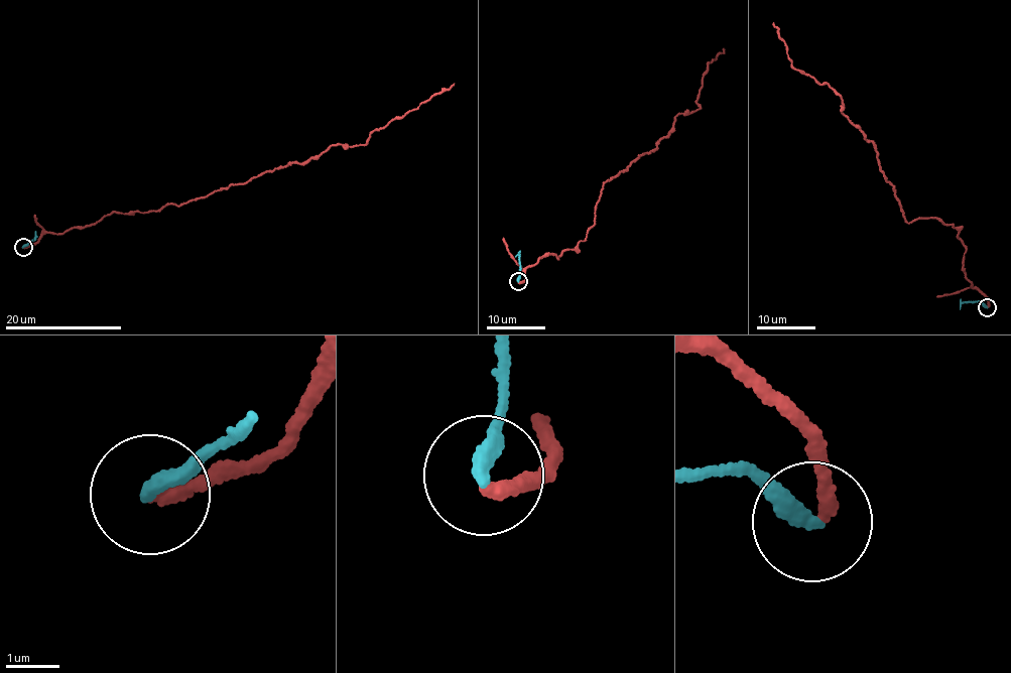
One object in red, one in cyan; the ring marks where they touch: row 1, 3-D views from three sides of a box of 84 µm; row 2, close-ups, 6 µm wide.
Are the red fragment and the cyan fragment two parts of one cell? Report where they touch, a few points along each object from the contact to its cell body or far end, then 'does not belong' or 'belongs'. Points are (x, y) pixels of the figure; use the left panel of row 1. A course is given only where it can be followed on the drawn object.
place (23, 247); course red (22, 247), (45, 232), (85, 228), (115, 212), (180, 204), (330, 146), (364, 144), (375, 130), (455, 83); course cyan (22, 247), (35, 237), (34, 240); does not belong

